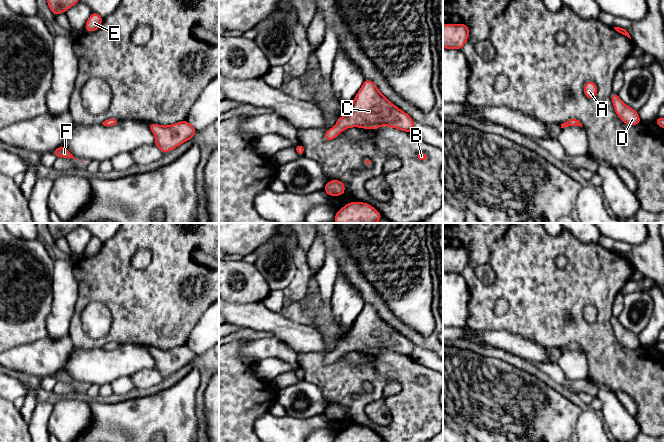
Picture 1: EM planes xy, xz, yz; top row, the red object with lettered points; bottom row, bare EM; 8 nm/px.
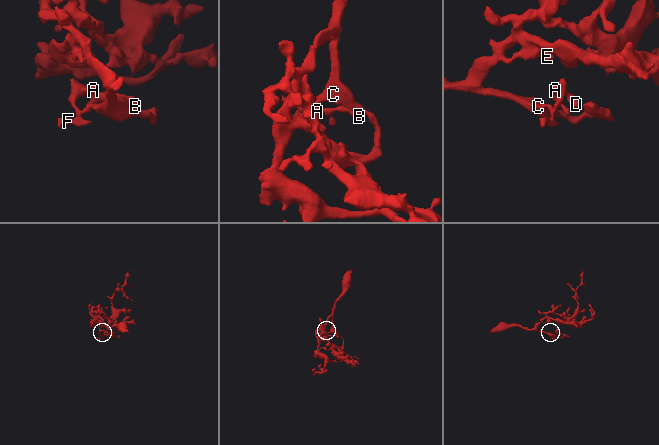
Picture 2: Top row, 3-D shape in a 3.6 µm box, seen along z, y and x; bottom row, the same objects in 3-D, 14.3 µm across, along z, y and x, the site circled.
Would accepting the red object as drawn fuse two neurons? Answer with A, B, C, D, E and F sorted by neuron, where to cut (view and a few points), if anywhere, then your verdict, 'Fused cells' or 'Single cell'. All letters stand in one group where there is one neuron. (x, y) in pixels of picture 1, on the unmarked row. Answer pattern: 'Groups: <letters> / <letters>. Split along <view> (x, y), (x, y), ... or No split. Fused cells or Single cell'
Groups: A B C D E F. No split. Single cell

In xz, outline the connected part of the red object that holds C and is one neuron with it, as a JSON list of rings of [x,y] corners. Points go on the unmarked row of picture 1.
[[[365,304],[362,311],[358,315],[354,325],[351,327],[348,336],[340,341],[331,353],[328,353],[324,359],[325,364],[335,363],[344,353],[350,351],[361,351],[364,353],[378,353],[380,350],[389,350],[398,352],[412,358],[414,345],[412,342],[394,328],[385,322],[377,310],[371,304]]]

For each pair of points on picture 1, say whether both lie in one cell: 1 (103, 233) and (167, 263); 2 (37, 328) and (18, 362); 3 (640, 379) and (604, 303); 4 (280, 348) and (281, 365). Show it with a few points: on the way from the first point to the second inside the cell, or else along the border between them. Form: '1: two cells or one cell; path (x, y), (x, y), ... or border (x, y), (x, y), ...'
1: two cells; border (116, 233), (103, 243)
2: two cells; border (44, 337), (10, 349)
3: one cell; path (621, 360), (604, 343), (604, 322)
4: two cells; border (258, 361), (264, 358), (280, 358), (295, 369)

